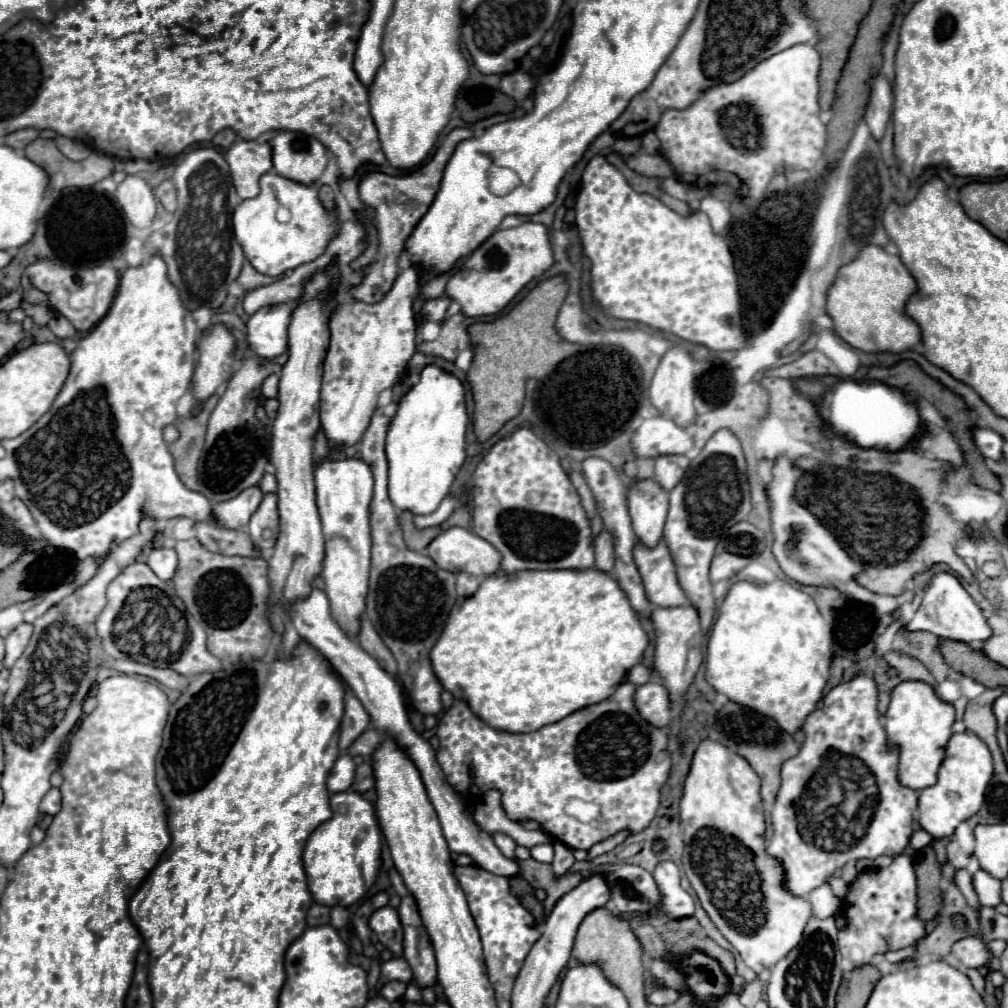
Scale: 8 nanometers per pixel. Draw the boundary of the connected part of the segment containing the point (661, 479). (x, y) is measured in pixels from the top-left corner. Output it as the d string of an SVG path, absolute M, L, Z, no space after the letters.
M662 455L656 459L654 473L656 481L664 491L674 489L688 469L688 459L684 455Z

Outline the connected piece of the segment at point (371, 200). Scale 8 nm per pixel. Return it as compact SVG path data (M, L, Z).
M456 127L448 133L446 143L442 143L434 157L420 169L408 173L408 175L400 175L400 177L388 177L384 173L368 173L362 181L360 181L360 197L364 201L366 207L370 207L372 211L372 219L378 227L378 257L376 261L366 269L362 283L354 285L350 289L352 297L364 303L378 303L392 287L396 275L398 275L398 259L404 251L404 241L406 237L412 233L412 229L416 227L416 223L424 217L424 213L428 211L428 207L432 205L436 191L440 187L442 181L442 173L444 167L448 163L448 159L452 157L456 145L464 139L470 139L474 135L472 129L468 127Z

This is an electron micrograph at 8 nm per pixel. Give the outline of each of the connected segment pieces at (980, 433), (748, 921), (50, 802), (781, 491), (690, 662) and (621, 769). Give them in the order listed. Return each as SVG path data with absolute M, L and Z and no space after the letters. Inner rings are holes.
M974 427L972 437L974 437L978 451L984 457L990 457L994 461L998 461L1002 457L1002 437L996 431L986 429L986 427Z
M704 739L684 783L680 823L690 835L684 873L712 923L756 973L776 965L800 943L812 905L786 889L782 861L766 853L760 777L750 763L722 743Z
M50 789L44 795L44 799L40 801L40 811L48 815L56 815L60 811L60 791L58 789Z
M778 459L772 467L770 481L770 513L772 513L772 531L774 531L774 557L778 559L782 571L802 583L802 585L836 585L854 579L858 573L858 565L842 551L840 543L830 535L830 531L810 513L806 511L794 497L796 481L804 475L798 467L794 467L792 459Z
M692 605L688 607L672 607L662 609L654 607L650 611L650 621L656 633L656 647L654 647L654 669L658 671L664 687L670 693L672 707L678 707L682 697L688 693L700 665L702 665L702 629L698 611L694 611Z
M624 681L616 693L612 697L608 697L606 701L600 701L596 705L590 705L590 707L584 707L584 709L578 709L574 713L570 713L568 717L564 717L562 721L558 723L552 723L552 725L546 725L534 733L520 733L520 735L514 735L514 733L506 733L506 731L496 731L492 727L488 727L484 721L480 721L472 711L470 707L464 703L464 701L454 701L454 705L440 715L440 721L438 721L438 739L440 739L440 747L438 747L438 757L440 757L440 767L448 779L448 783L456 789L456 791L462 791L462 793L468 793L470 785L476 783L478 789L498 789L502 793L502 807L506 811L506 815L512 819L512 821L524 821L524 819L530 819L530 821L536 821L544 831L548 831L548 835L552 835L556 841L572 847L572 849L590 849L594 843L600 843L604 839L608 839L610 835L622 831L622 829L630 829L632 833L638 833L642 831L656 815L656 809L658 809L658 803L660 803L660 789L664 787L666 779L668 779L668 771L670 771L670 757L668 757L668 737L662 729L658 727L650 727L650 723L646 723L636 707L634 707L634 691L636 691L636 685ZM474 767L474 779L468 775L468 769ZM570 799L582 799L582 801L588 801L588 803L596 803L598 805L598 817L592 819L590 823L582 823L578 821L576 817L570 817L566 813L566 803Z

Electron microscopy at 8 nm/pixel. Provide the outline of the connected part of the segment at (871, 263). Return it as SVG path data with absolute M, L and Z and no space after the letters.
M866 245L858 255L838 269L836 279L828 287L826 311L834 323L834 331L852 347L862 351L902 353L920 343L918 327L906 319L906 299L916 291L914 277L906 271L898 255L888 255L878 245Z

